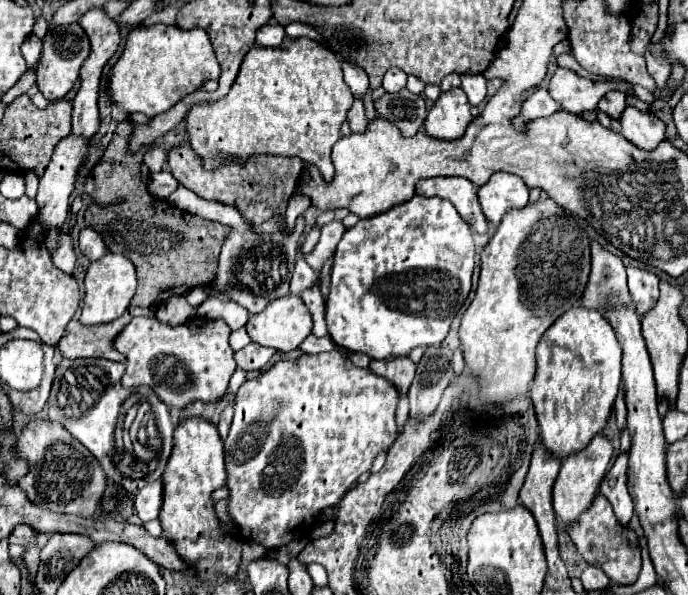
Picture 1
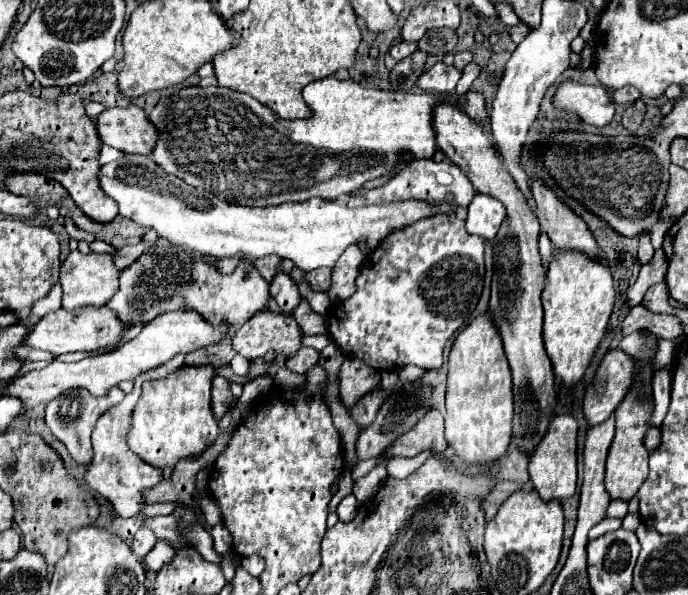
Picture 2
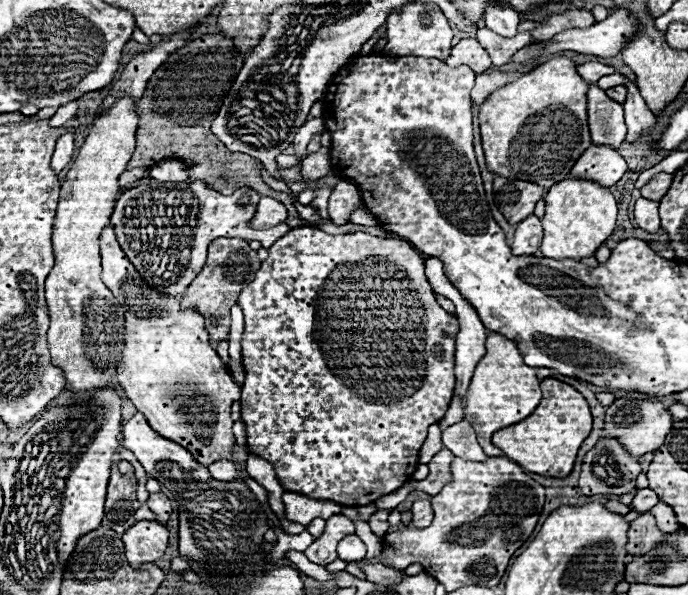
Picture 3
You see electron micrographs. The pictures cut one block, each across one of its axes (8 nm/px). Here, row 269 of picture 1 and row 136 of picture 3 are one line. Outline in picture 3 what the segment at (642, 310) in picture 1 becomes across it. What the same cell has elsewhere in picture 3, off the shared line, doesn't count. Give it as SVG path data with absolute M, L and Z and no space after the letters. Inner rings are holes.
M626 82L626 102L624 102L624 114L626 114L626 124L628 124L628 136L626 140L632 142L642 134L650 134L654 130L656 118L648 110L646 102L642 100L638 86L634 82Z

